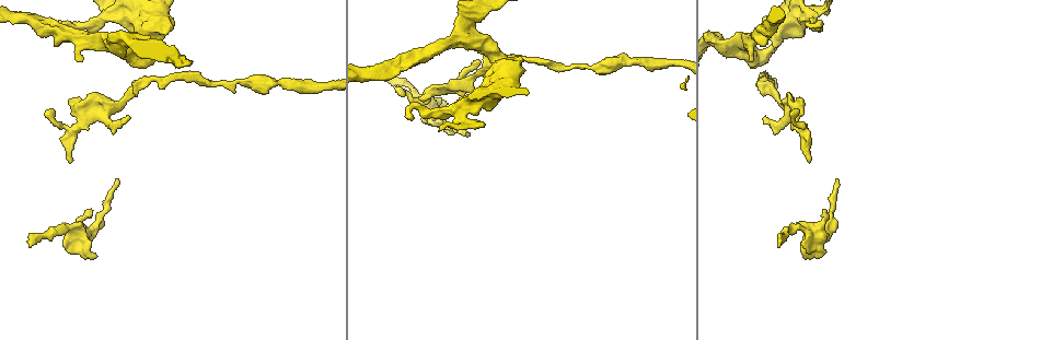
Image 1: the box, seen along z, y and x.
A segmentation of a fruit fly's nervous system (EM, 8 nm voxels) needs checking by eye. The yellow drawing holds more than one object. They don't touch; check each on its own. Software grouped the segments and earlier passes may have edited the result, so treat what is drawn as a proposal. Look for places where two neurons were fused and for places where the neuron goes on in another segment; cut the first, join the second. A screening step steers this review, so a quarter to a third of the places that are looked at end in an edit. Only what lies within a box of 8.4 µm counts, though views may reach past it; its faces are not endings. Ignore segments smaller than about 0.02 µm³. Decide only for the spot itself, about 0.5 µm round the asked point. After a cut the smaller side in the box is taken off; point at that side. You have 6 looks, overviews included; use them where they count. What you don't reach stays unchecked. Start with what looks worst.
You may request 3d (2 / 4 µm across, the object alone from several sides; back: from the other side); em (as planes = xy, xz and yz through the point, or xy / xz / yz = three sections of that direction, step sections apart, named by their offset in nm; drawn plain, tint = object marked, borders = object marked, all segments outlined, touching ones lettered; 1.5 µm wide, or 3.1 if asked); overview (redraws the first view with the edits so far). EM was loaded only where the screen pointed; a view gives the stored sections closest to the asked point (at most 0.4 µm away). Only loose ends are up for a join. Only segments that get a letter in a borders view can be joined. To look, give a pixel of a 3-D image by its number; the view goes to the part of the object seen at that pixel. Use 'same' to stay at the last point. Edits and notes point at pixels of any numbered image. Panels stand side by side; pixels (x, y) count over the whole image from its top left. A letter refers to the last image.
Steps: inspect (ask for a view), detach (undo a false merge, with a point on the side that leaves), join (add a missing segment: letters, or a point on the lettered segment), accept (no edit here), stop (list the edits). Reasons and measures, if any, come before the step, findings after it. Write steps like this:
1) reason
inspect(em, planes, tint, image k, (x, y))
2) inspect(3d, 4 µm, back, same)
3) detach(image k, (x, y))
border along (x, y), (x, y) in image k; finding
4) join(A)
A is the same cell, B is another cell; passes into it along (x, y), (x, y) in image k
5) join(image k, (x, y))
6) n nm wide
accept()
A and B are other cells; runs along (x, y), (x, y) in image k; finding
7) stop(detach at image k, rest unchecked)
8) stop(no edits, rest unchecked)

inspect(3d, 4 µm, image 1, (30, 247))

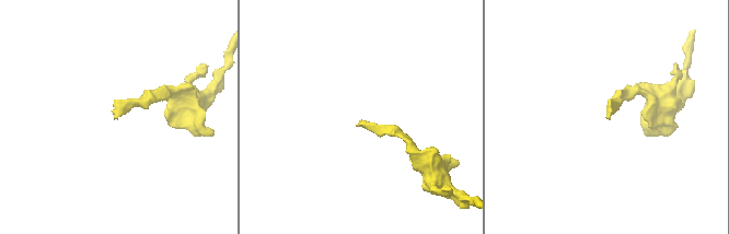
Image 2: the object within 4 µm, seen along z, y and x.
now the EM
inspect(em, planes, borders, image 2, (609, 119))

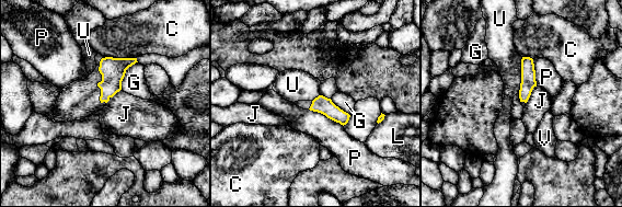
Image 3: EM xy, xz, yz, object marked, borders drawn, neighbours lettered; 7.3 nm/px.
accept()
C, G, J, L, P, U and V are other cells; border along (537, 85), (526, 103) in image 3; no lettered segment goes on from it

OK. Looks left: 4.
branch stops here
inspect(em, xz, step 4, tint, image 1, (412, 118))

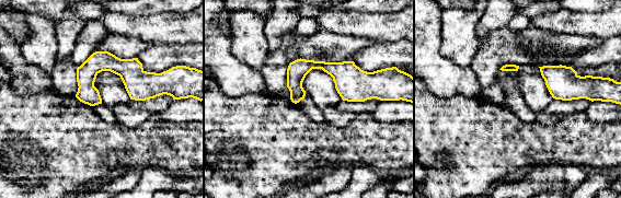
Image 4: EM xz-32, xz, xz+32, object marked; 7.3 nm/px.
inspect(em, planes, borders, same)

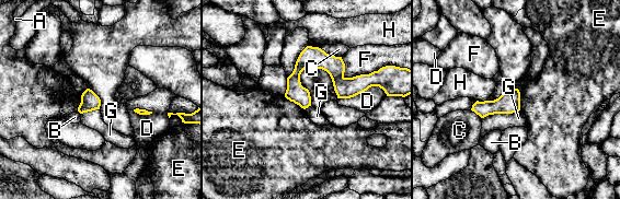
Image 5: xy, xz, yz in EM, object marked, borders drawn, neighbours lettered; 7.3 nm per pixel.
accept()
A, B, C, D, E, F, G and H are other cells; border along (519, 109), (482, 118) in image 5; no lettered segment goes on from it

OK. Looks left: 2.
tapers out
inspect(em, 3.1 µm, xy, step 8, borders, image 1, (809, 161))

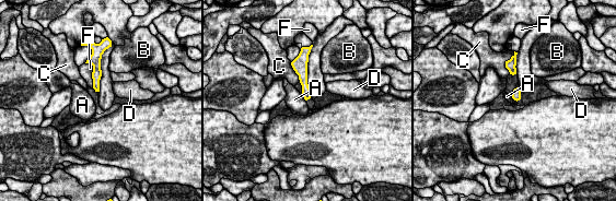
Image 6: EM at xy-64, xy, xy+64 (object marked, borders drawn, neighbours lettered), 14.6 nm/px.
cut it another way
inspect(em, 3.1 µm, yz, step 8, borders, same)

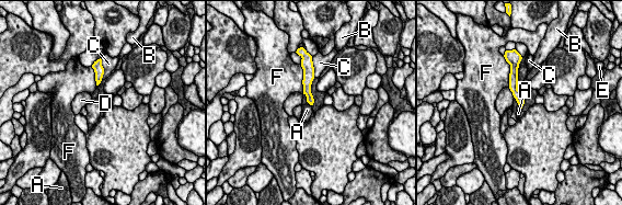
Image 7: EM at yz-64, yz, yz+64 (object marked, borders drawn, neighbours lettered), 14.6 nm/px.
F touches over 360 nm
accept()
A, B, C, D, E and F are other cells; runs along (514, 75), (514, 89), (520, 103) in image 7; no lettered segment goes on from it

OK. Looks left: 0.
stop(no edits, rest unchecked)

